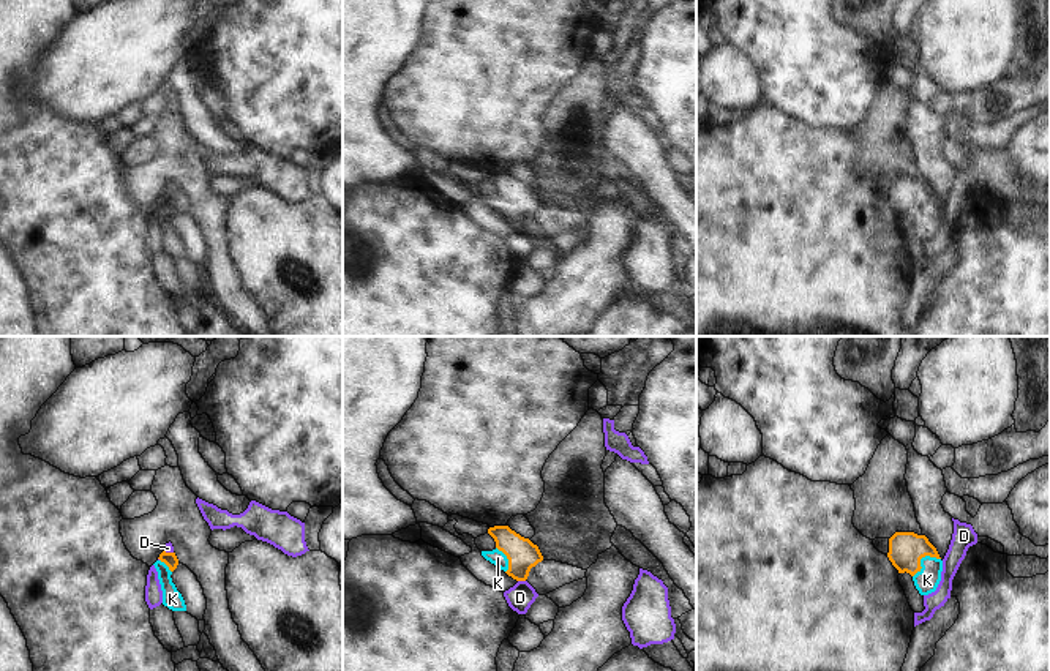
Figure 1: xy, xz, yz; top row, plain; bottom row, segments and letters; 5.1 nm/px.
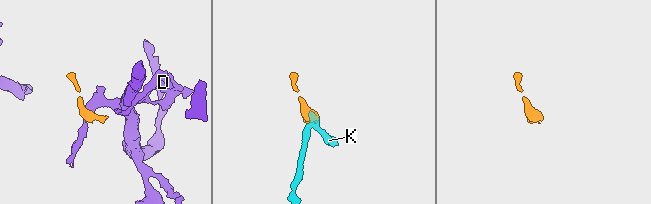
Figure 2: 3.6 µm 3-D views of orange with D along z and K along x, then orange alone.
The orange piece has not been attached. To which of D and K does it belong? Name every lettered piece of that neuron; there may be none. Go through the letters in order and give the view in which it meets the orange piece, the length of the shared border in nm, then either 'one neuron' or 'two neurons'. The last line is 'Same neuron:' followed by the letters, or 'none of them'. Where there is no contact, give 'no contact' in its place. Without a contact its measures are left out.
D: xz | 40 nm | two neurons
K: yz | 170 nm | one neuron
Same neuron: K

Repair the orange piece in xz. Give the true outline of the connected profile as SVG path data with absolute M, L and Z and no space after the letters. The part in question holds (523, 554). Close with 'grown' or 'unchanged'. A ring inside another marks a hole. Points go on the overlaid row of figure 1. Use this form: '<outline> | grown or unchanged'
M508 526L489 527L488 534L494 538L496 548L482 551L482 556L516 581L526 581L531 568L543 560L538 546Z | grown

